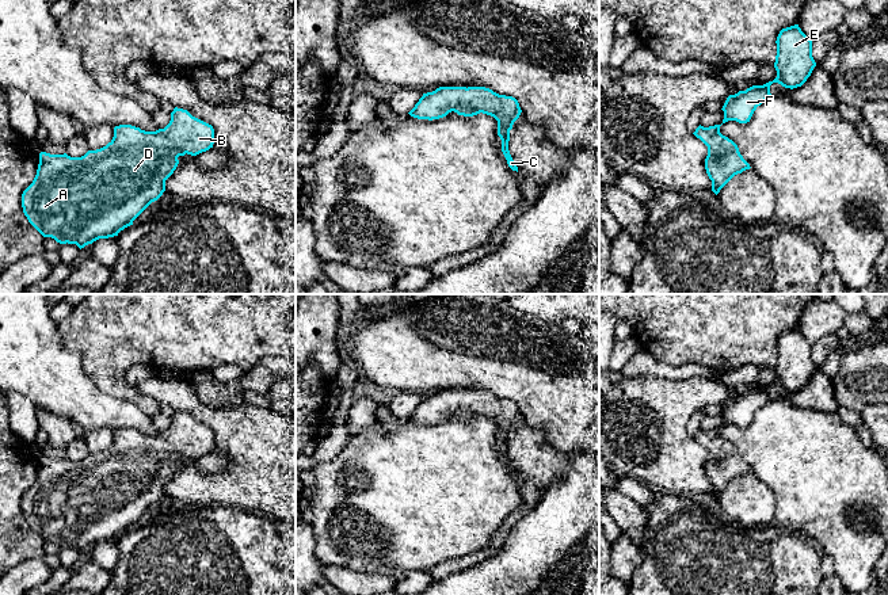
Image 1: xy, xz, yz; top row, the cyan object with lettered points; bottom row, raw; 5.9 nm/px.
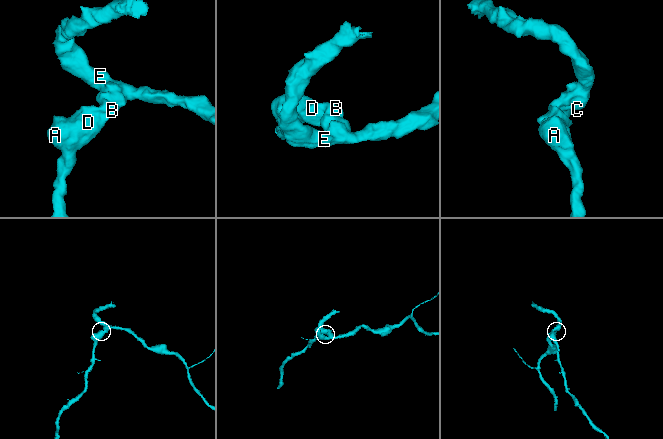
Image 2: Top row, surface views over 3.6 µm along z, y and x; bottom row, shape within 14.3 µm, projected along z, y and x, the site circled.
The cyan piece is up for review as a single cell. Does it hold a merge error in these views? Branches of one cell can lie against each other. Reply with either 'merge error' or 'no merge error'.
no merge error

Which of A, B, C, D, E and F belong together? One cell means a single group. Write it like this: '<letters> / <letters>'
A B C D E F

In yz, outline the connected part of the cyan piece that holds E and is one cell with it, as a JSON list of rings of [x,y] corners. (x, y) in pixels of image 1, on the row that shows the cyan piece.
[[[799,24],[782,28],[777,37],[777,56],[774,68],[777,77],[763,85],[752,85],[746,91],[729,95],[723,106],[724,119],[739,123],[750,122],[754,111],[771,98],[770,85],[778,83],[785,88],[801,87],[811,76],[816,62],[812,57],[812,41]]]

